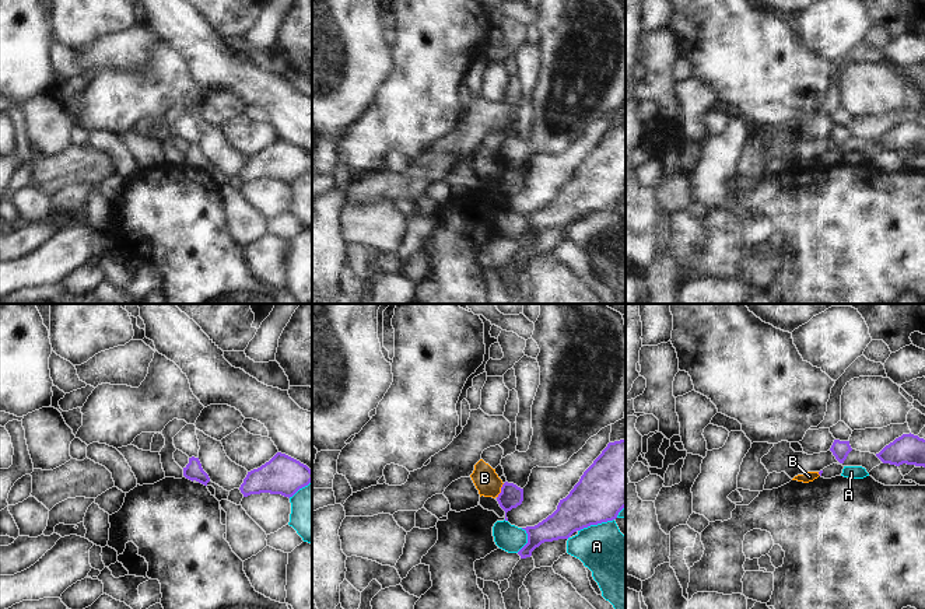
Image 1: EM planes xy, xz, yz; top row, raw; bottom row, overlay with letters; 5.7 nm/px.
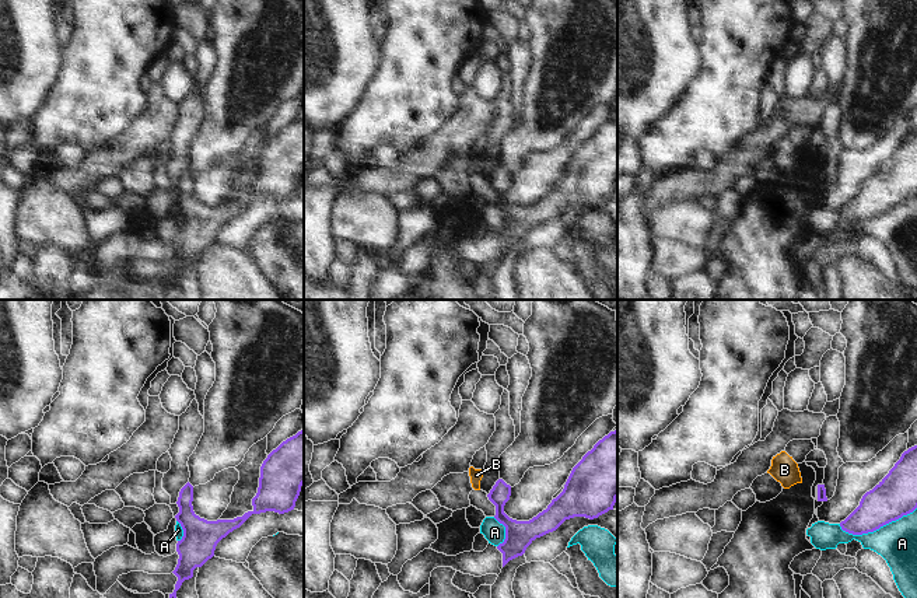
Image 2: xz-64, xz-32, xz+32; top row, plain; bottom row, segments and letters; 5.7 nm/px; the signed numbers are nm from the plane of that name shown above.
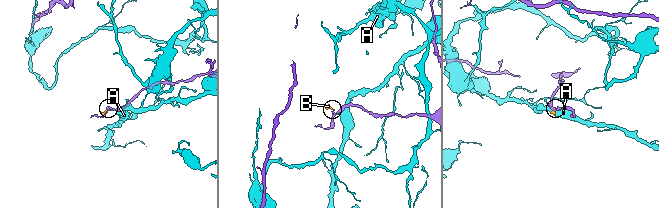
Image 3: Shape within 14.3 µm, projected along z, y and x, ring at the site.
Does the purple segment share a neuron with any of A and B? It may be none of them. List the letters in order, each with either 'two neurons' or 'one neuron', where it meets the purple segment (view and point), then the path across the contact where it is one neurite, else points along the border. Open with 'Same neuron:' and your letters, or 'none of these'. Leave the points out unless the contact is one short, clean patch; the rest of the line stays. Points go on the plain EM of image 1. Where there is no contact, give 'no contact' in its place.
Same neuron: none of these
A: two neurons; meets purple in xz at (595, 210)
B: two neurons; meets purple in xz at (501, 177); border along xz (504, 170), (497, 184)

